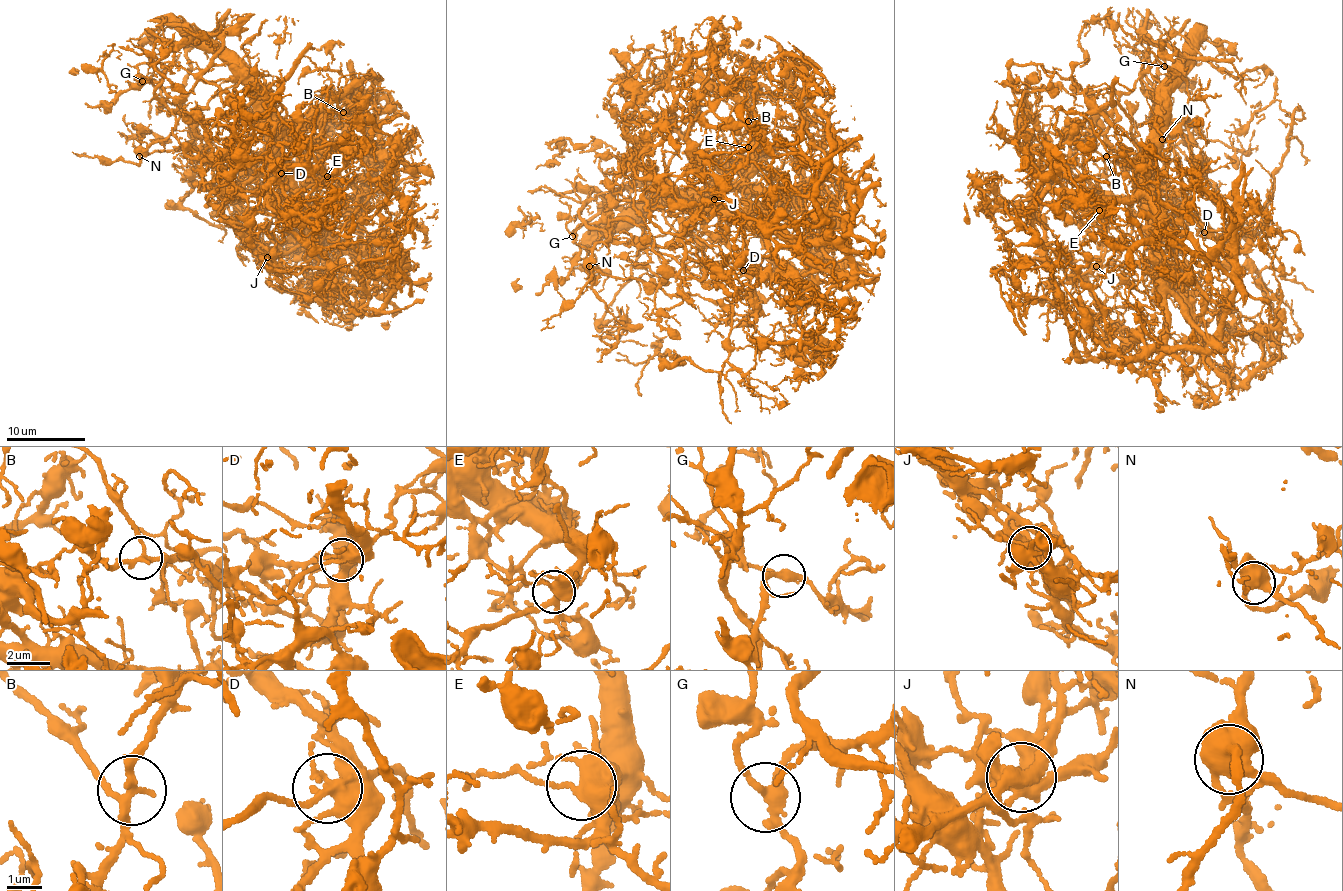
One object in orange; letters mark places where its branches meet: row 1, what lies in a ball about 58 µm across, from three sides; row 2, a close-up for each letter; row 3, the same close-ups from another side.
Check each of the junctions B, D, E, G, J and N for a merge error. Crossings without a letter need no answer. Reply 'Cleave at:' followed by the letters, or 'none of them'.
Cleave at: B, D, J

